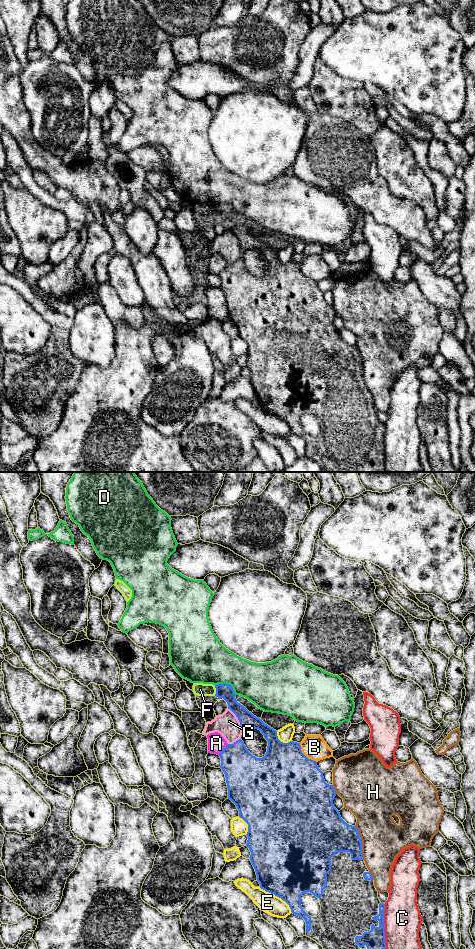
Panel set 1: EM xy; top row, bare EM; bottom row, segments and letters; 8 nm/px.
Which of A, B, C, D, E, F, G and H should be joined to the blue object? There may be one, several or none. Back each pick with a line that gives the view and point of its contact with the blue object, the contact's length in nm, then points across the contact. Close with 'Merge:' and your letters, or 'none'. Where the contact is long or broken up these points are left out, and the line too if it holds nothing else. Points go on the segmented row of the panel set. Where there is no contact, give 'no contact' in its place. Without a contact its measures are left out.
Merge: none

